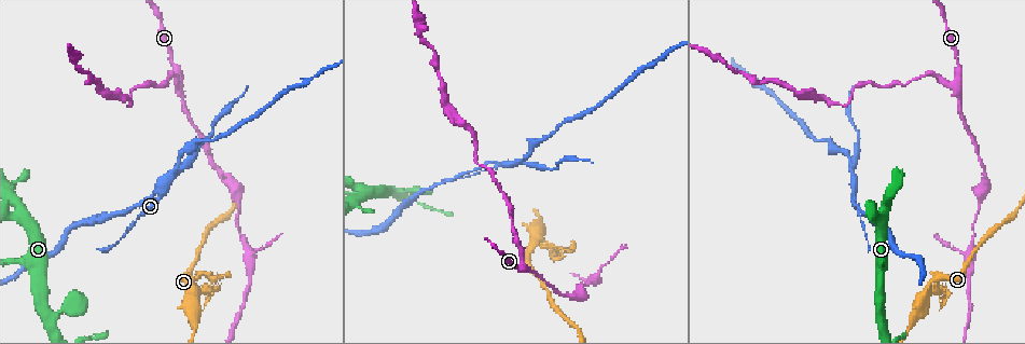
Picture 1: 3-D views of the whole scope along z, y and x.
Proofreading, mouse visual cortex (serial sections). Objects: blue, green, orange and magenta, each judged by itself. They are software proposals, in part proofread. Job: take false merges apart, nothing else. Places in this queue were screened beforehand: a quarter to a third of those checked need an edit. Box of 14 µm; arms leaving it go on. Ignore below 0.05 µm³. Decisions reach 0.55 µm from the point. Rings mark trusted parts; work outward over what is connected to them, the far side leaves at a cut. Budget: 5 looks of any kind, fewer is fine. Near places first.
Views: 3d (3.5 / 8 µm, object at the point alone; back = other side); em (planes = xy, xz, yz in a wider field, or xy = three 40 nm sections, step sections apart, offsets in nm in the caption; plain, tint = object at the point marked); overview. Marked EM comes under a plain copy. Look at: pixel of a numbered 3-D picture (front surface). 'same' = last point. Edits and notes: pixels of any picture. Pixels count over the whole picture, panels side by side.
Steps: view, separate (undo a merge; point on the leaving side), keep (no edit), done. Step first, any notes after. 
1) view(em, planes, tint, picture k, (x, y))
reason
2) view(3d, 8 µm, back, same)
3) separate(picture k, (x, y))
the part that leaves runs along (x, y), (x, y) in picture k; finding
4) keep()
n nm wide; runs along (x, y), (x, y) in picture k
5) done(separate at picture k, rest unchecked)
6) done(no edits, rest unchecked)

view(3d, 8 µm, picture 1, (929, 291))
three-way junction

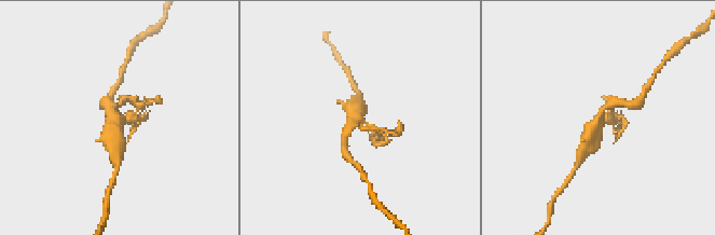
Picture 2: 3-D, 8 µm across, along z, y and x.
view(3d, 3.5 µm, back, picture 2, (597, 116))

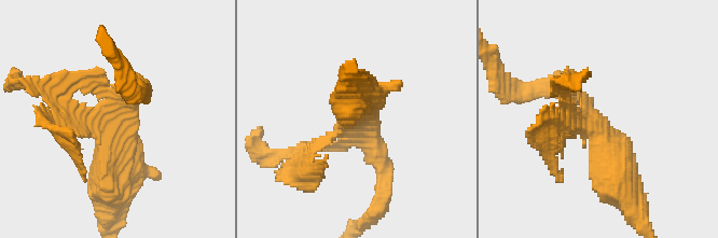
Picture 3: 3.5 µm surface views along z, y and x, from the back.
separate(picture 3, (67, 95))
arms of 150, 250, 500 nm; the part that leaves runs along (96, 131), (24, 85) in picture 3; a second cell is stuck on

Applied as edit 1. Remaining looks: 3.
view(3d, 3.5 µm, picture 1, (957, 79))
two arms in line, one across

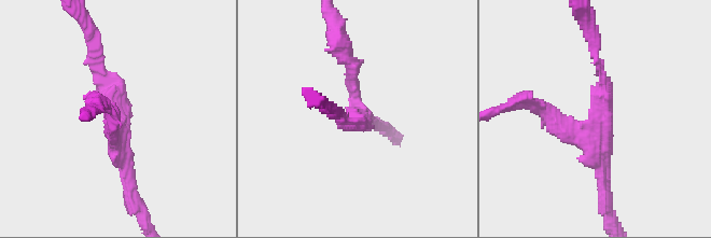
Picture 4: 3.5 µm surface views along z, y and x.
view(em, xy, step 1, tint, picture 4, (354, 115))
3 arms; arms of 150, 200, 200 nm; now the EM

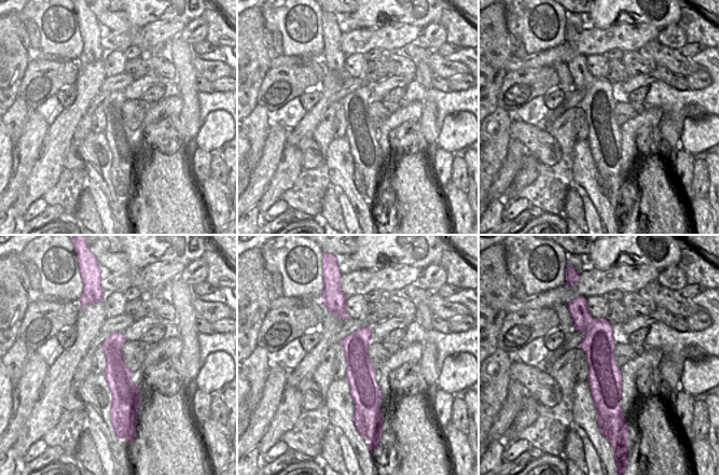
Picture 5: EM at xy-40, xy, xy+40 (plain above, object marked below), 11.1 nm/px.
separate(picture 4, (544, 112))
the part that leaves runs along (584, 129), (567, 132), (540, 102), (506, 106) in picture 4; two cells meet here

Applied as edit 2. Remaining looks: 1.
done(separate at picture 3, separate at picture 4, rest unchecked)

